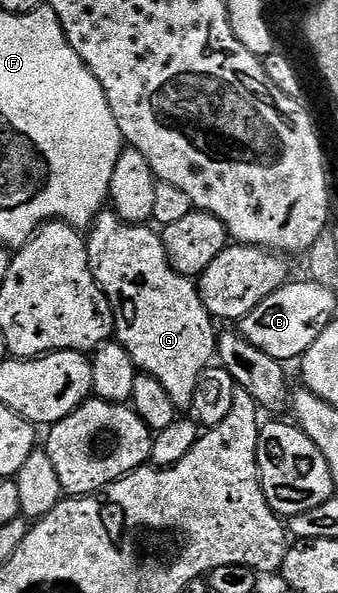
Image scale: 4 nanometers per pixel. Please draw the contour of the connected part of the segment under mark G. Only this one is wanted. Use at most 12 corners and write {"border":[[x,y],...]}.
{"border":[[102,210],[89,264],[116,342],[179,409],[219,331],[160,234]]}

